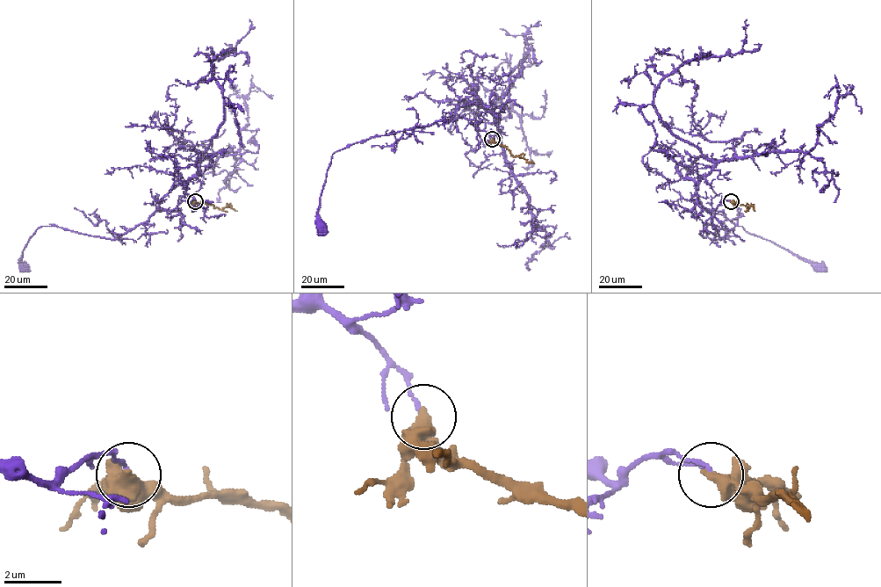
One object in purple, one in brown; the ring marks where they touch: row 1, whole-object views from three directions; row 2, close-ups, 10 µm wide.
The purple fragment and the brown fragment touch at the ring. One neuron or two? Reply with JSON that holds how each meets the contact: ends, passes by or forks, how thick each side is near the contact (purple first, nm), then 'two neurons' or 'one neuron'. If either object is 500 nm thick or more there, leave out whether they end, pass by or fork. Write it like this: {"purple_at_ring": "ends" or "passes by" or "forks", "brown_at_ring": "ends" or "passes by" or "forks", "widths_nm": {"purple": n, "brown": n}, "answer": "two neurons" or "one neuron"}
{"widths_nm": {"purple": 120, "brown": 600}, "answer": "two neurons"}

